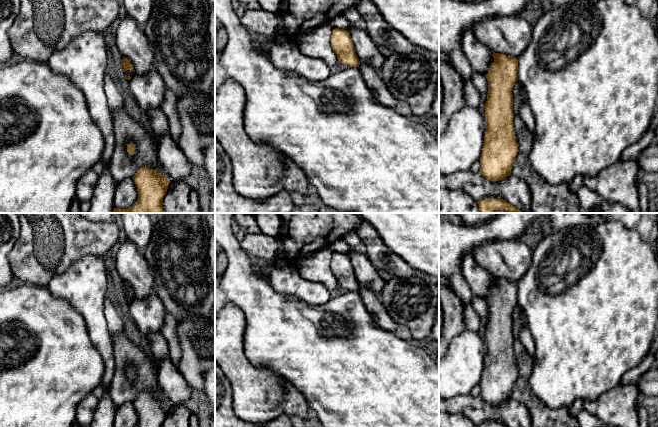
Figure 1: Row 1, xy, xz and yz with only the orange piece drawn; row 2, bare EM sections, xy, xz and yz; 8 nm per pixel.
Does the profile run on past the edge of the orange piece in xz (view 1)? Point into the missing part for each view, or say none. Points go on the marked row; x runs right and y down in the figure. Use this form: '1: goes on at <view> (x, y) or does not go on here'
1: does not go on here

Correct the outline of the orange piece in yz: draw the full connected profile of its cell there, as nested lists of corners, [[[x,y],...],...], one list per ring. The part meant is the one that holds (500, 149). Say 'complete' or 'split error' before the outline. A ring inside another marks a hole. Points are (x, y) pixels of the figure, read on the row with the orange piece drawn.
complete | [[[493,52],[494,62],[485,75],[488,94],[485,103],[486,131],[480,174],[496,182],[511,175],[518,145],[513,127],[512,90],[518,80],[518,59]]]

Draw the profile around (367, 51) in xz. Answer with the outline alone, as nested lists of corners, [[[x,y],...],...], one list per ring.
[[[352,24],[348,32],[352,38],[355,53],[360,64],[365,63],[380,72],[385,57],[380,53],[378,46],[374,43],[366,30],[358,29]]]

